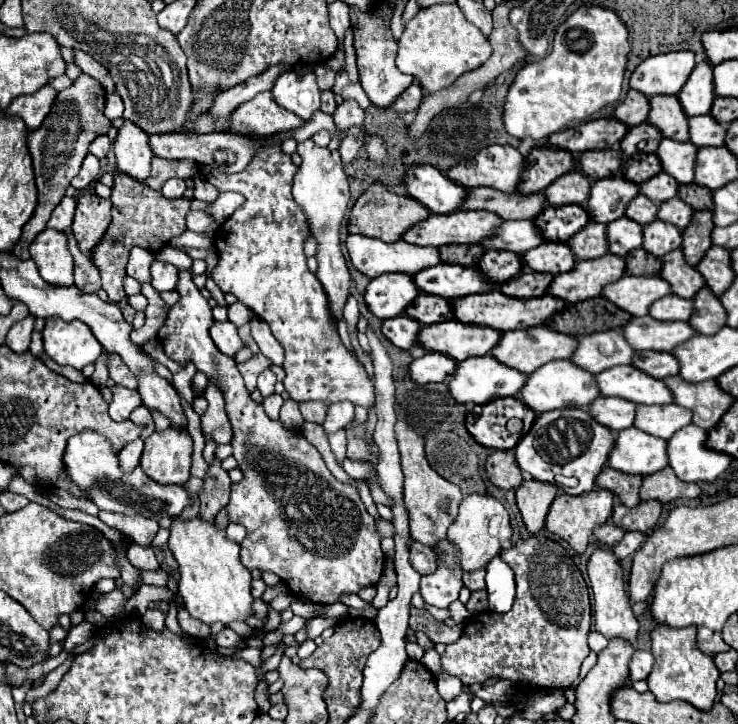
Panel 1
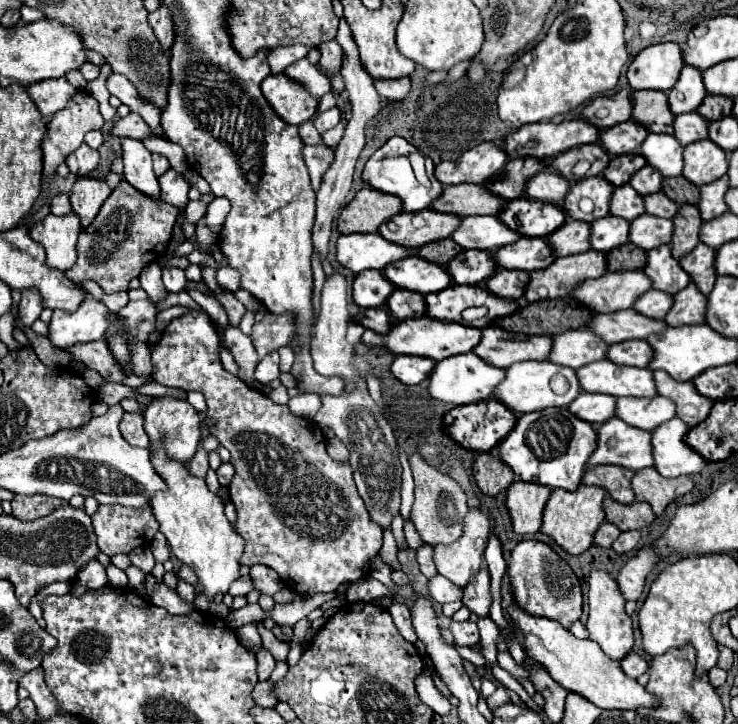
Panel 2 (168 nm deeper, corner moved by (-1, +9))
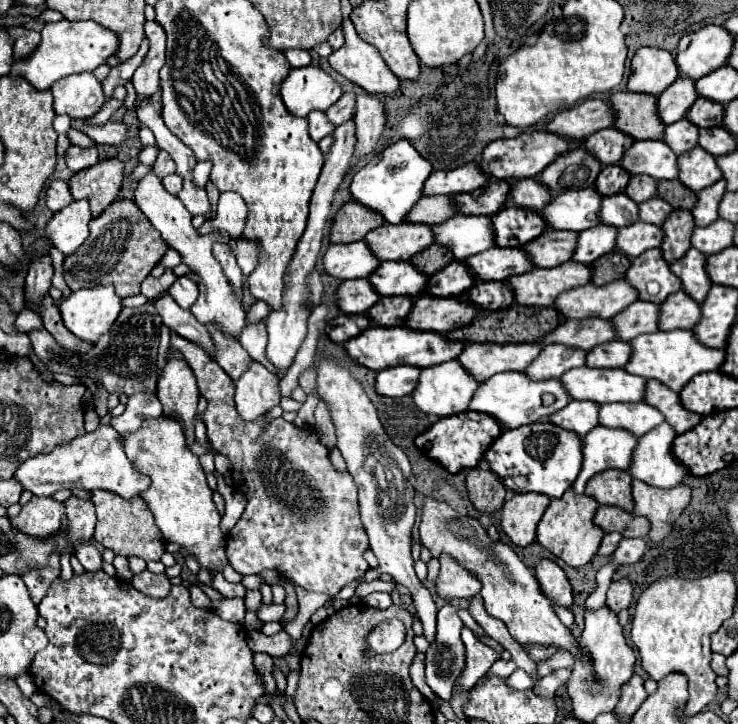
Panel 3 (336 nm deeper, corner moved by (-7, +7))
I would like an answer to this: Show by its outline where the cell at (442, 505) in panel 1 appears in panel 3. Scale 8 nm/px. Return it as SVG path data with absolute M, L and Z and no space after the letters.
M428 497L424 501L424 513L420 521L420 539L422 545L432 553L432 557L440 557L442 553L446 553L462 563L462 567L468 569L472 575L476 575L476 579L482 583L480 597L484 601L486 613L494 619L500 619L520 645L554 643L560 647L560 651L570 651L574 657L580 653L578 641L574 641L568 627L562 625L562 621L556 617L550 599L542 595L532 571L518 559L510 545L492 541L478 519L458 517L458 513L444 501Z

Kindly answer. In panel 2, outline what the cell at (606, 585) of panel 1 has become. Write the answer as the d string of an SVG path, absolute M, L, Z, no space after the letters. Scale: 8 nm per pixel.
M592 569L590 579L588 579L588 585L590 585L590 595L588 595L590 615L588 615L586 629L590 631L590 639L596 641L596 643L602 647L602 651L604 651L610 659L620 661L620 659L624 659L624 657L632 651L632 645L634 645L632 619L630 619L630 615L624 611L626 599L622 597L622 593L620 593L620 589L618 589L616 579L614 579L608 571Z

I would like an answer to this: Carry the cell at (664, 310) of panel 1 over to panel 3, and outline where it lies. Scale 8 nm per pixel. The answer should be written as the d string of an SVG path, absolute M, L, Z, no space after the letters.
M634 301L624 311L614 315L610 321L616 327L616 339L630 341L636 335L658 331L658 325L656 325L658 315L660 315L660 305L646 303L646 301Z

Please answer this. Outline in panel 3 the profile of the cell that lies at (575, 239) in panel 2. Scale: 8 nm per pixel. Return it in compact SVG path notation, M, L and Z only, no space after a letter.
M544 229L544 233L540 237L528 241L526 247L520 247L520 249L524 249L524 253L530 255L534 267L550 269L550 267L558 267L558 265L566 263L572 257L574 247L576 247L576 233L574 231L552 231L552 229Z

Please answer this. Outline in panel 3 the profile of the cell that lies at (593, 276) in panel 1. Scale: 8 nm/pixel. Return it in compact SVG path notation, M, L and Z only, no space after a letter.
M566 261L564 265L552 269L534 269L524 275L514 275L508 279L508 287L514 293L518 305L550 307L554 299L568 289L586 285L590 281L590 267L576 261Z

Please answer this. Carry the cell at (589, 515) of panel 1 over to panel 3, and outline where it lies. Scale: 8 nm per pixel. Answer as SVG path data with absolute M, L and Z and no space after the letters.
M568 489L560 499L552 499L544 517L538 523L536 531L536 543L548 549L554 557L562 559L570 567L582 567L590 563L590 559L596 555L600 541L604 537L604 531L594 525L592 515L596 513L598 503L588 495L576 495L572 489Z

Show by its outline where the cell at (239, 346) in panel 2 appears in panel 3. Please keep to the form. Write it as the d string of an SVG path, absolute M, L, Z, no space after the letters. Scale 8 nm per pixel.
M252 361L250 369L236 381L236 411L244 421L256 421L280 403L280 379L264 365Z

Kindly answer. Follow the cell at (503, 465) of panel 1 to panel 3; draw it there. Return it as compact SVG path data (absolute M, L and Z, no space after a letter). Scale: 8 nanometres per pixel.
M478 467L466 471L466 491L470 503L480 513L498 511L504 505L504 497L508 493L508 489L492 471Z

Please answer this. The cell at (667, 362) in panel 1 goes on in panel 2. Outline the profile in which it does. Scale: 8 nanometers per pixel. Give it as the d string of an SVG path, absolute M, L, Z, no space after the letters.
M622 341L614 343L608 349L610 361L618 365L634 365L634 367L648 367L650 357L654 357L654 351L646 345L646 341Z

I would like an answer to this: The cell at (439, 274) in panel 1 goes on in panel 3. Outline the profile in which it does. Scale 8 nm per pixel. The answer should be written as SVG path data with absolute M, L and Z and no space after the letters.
M384 261L376 267L376 271L372 271L372 275L368 275L372 287L376 293L384 295L384 297L416 297L420 295L420 291L426 289L426 275L422 275L412 263L408 261L400 261L400 263L392 263L392 261Z

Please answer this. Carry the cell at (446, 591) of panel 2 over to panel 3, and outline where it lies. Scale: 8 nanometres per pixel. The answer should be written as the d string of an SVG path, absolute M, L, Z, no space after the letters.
M450 603L438 611L436 619L438 619L436 621L436 637L426 651L426 683L442 701L450 701L454 683L460 677L460 673L464 669L464 661L466 661L466 649L464 649L464 643L460 641L460 631L462 631L464 623L460 621L456 607Z

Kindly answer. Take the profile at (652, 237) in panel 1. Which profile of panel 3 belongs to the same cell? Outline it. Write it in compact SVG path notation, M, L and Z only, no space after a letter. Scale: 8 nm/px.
M632 223L628 227L618 229L618 237L616 237L616 247L620 251L624 251L624 255L628 255L630 259L642 255L644 251L652 249L652 247L660 247L662 243L662 231L656 225L648 225L648 223Z

